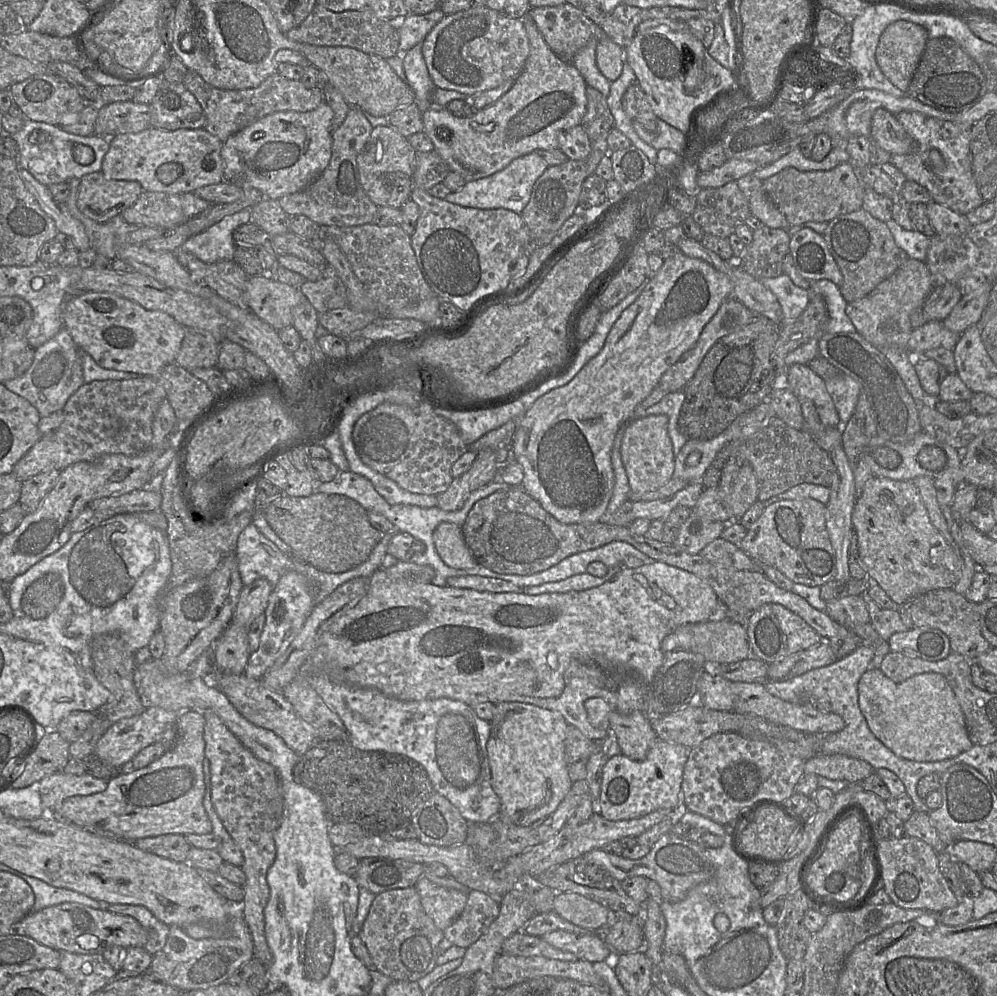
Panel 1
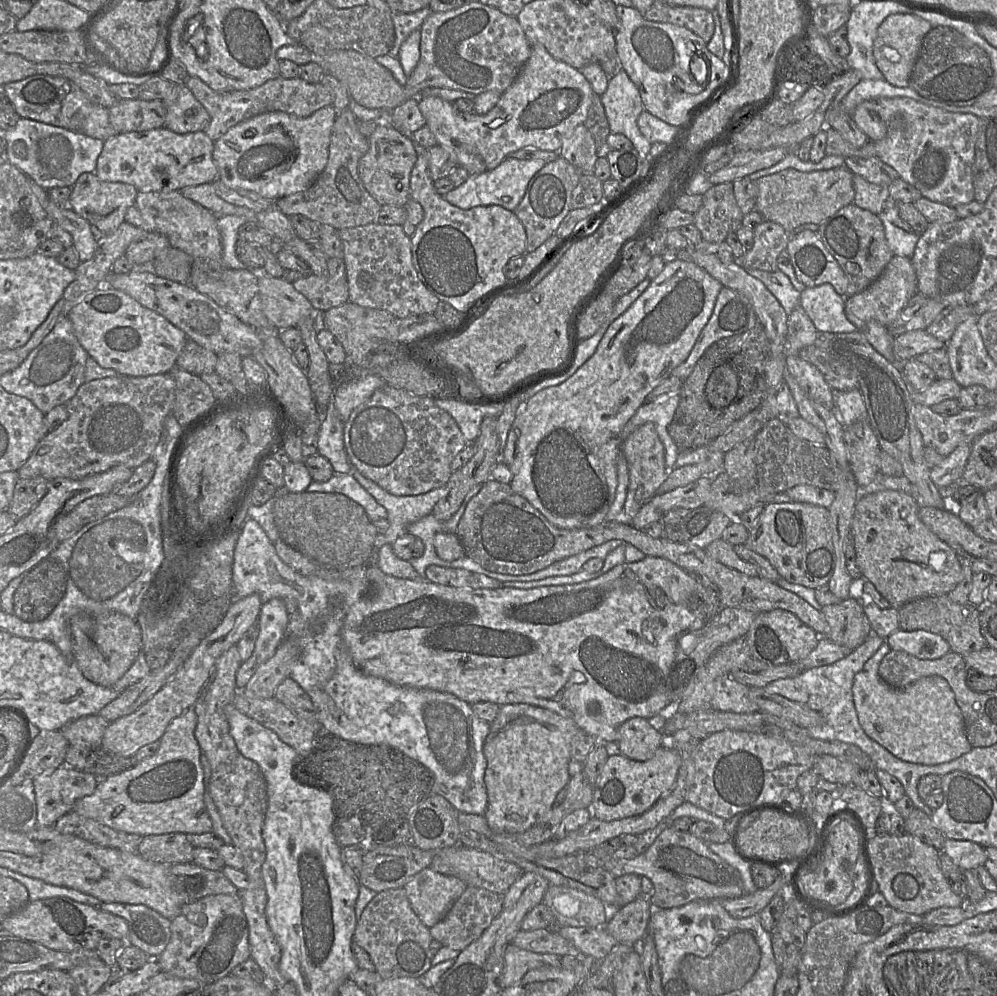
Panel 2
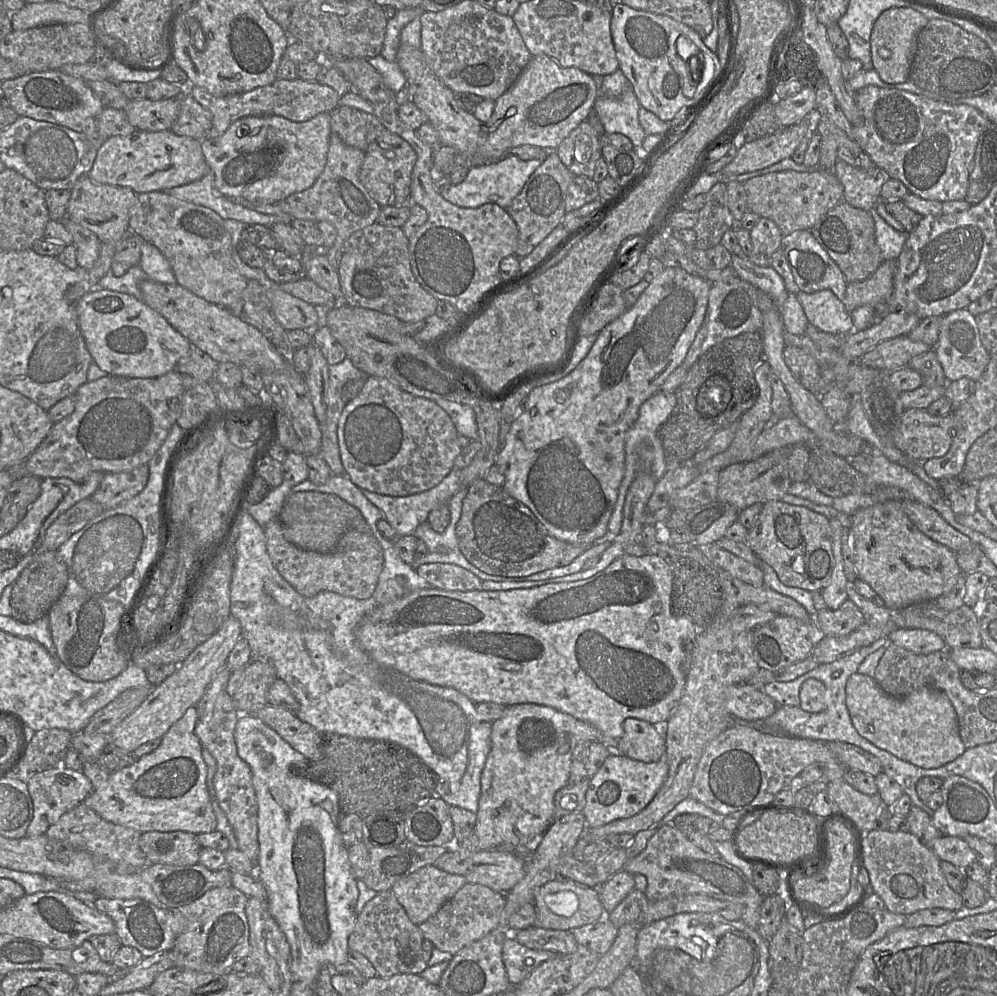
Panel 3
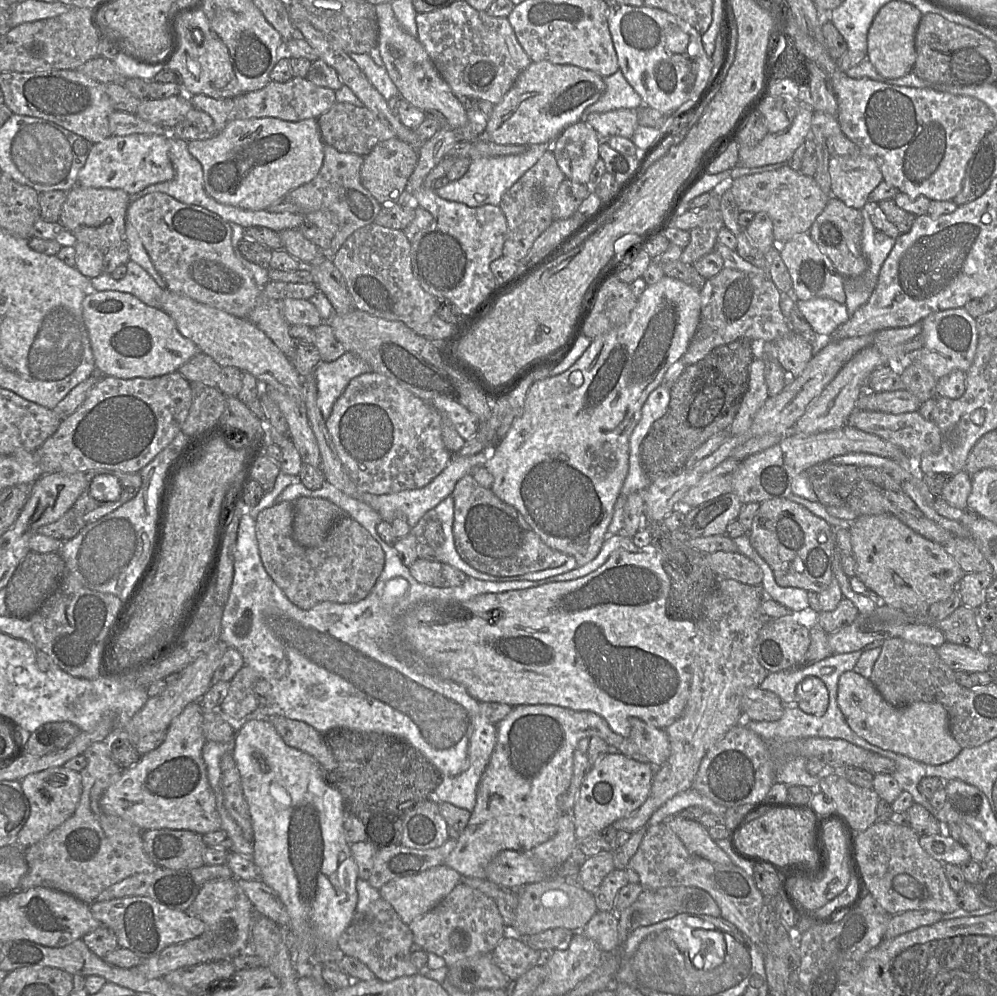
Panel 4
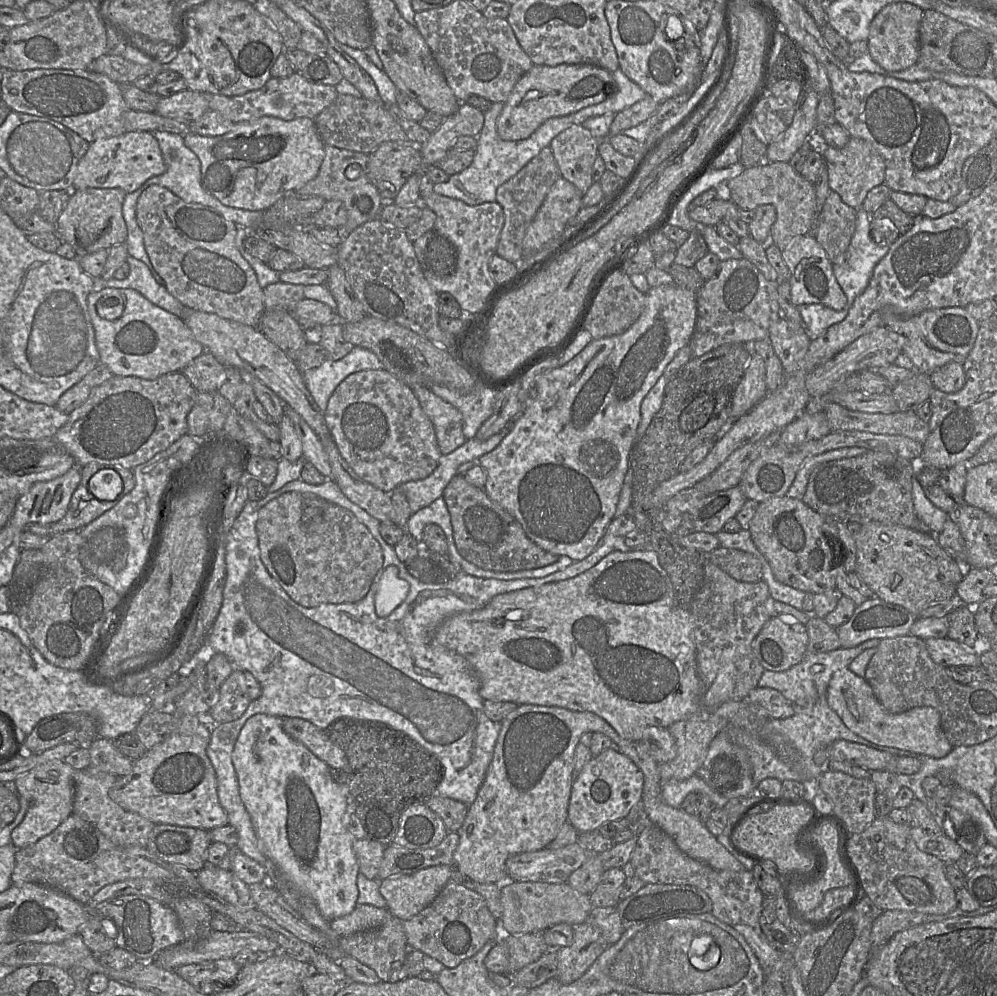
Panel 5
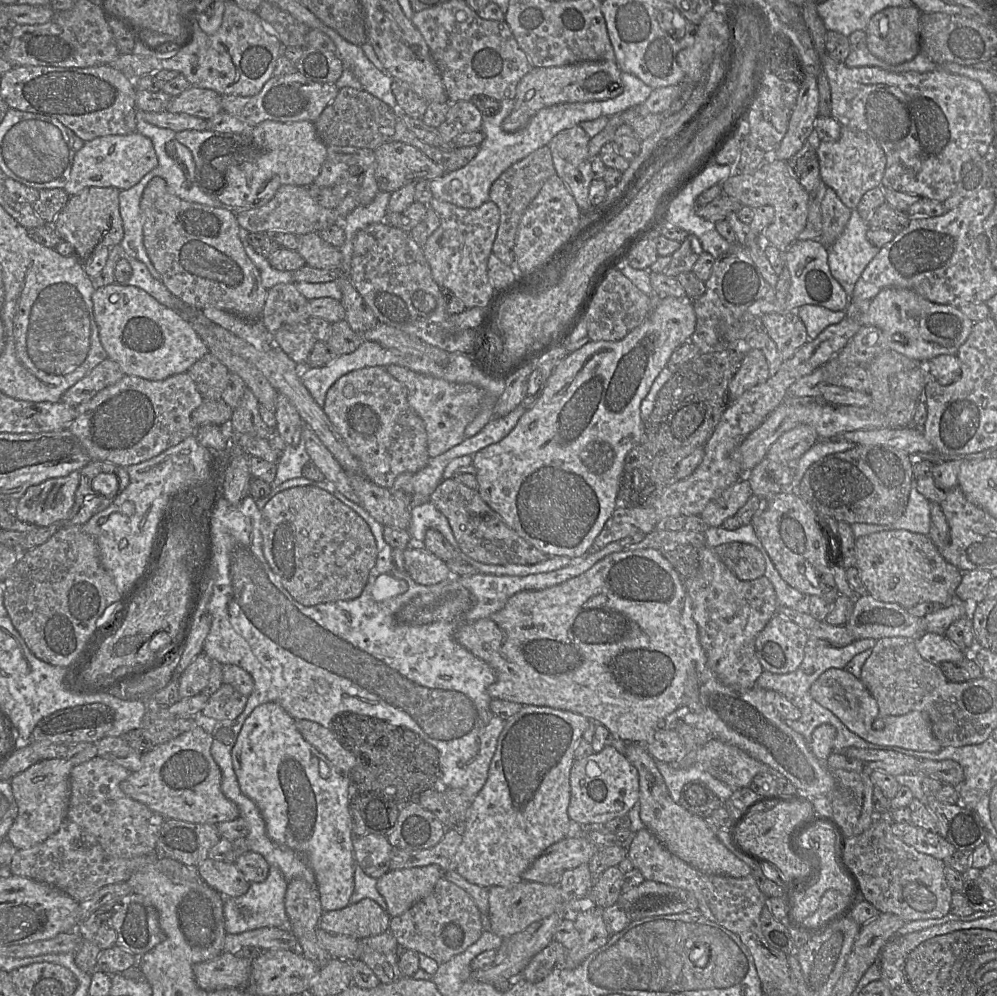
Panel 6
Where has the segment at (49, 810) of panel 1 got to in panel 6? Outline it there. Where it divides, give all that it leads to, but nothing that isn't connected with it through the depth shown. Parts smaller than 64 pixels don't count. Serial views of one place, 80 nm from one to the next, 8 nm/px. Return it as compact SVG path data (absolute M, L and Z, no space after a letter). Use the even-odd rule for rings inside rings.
M65 758L39 761L10 780L18 815L6 839L18 850L31 848L58 831L66 819L70 801L70 773L73 765Z

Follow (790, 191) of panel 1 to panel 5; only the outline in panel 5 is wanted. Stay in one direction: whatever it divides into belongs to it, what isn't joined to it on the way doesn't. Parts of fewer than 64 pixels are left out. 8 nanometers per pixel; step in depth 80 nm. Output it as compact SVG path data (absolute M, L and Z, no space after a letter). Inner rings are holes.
M764 161L745 168L723 185L723 193L739 209L755 210L762 205L772 205L776 210L776 221L771 227L768 243L774 243L781 251L812 228L816 209L814 184L796 172L788 162Z

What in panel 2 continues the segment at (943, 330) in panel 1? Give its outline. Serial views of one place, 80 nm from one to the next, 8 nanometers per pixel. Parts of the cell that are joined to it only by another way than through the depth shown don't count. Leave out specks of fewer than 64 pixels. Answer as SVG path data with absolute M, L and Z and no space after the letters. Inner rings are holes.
M914 330L894 337L893 353L898 362L907 362L922 353L945 346L946 342L937 339L926 330Z

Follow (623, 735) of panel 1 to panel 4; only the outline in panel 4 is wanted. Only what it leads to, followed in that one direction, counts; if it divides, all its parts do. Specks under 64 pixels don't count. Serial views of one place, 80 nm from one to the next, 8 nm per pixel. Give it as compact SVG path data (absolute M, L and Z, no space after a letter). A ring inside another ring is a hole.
M631 718L629 741L653 767L661 766L670 755L670 743L665 729L648 725L638 718Z

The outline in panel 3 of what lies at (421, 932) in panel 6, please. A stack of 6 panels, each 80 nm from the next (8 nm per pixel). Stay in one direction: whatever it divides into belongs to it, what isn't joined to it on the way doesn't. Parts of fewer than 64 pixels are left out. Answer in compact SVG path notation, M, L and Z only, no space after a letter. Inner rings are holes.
M467 882L436 914L418 926L424 939L430 941L434 948L454 956L464 947L493 931L499 924L505 905L506 894Z

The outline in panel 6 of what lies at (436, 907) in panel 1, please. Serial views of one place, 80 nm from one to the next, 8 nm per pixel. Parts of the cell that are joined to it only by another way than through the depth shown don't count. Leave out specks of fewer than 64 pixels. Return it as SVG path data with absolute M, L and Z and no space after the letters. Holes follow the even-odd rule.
M438 865L393 870L377 879L376 888L386 901L387 913L395 917L428 896L443 875Z

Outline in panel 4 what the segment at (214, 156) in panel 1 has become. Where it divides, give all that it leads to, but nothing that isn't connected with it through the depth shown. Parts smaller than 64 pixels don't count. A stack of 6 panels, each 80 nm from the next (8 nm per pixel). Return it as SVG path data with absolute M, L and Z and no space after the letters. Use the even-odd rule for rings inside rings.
M170 134L111 135L94 143L78 173L77 184L86 188L122 189L127 194L134 195L152 184L172 180L175 170L169 157L168 135Z

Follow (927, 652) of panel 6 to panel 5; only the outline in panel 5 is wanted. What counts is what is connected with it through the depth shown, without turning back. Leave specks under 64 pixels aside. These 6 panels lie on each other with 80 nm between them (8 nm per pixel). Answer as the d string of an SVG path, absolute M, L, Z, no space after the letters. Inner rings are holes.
M948 637L930 638L925 640L925 644L932 660L944 667L980 665L978 649L967 649Z

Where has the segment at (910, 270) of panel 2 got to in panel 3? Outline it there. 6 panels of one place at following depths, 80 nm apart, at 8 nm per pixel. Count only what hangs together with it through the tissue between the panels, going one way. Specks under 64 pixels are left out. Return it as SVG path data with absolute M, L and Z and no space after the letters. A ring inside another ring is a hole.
M886 260L867 279L847 284L845 309L851 313L858 307L870 305L877 308L883 305L893 291L893 277L896 260Z

